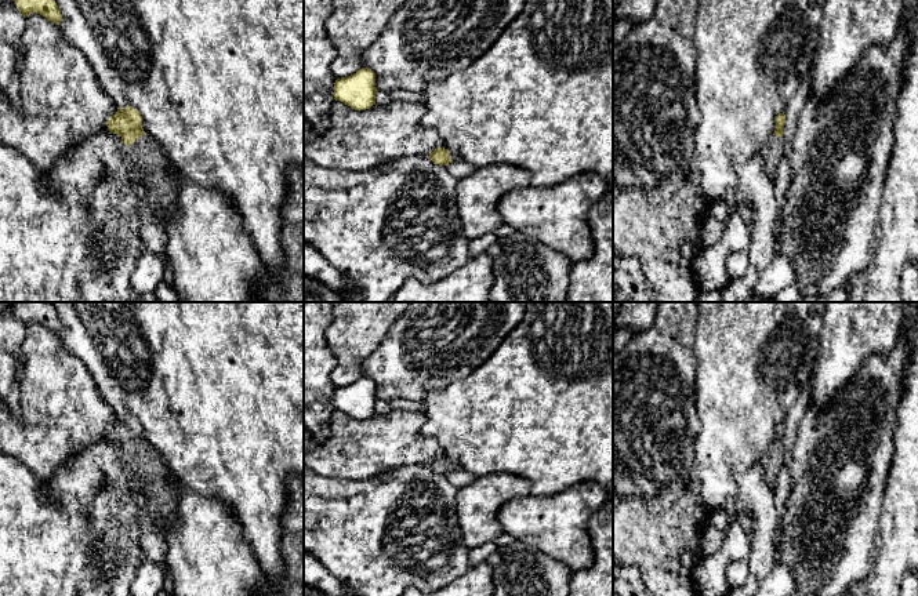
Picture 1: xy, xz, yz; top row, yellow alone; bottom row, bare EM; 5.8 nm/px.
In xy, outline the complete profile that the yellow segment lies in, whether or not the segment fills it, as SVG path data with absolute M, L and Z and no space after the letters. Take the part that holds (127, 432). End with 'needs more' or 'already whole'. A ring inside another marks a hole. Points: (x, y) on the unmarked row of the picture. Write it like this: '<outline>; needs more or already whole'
M133 415L117 421L106 430L110 441L119 443L127 454L138 483L144 483L152 498L150 512L159 524L162 537L170 533L175 523L177 501L170 481L170 469L162 455L142 437L142 425Z; needs more

